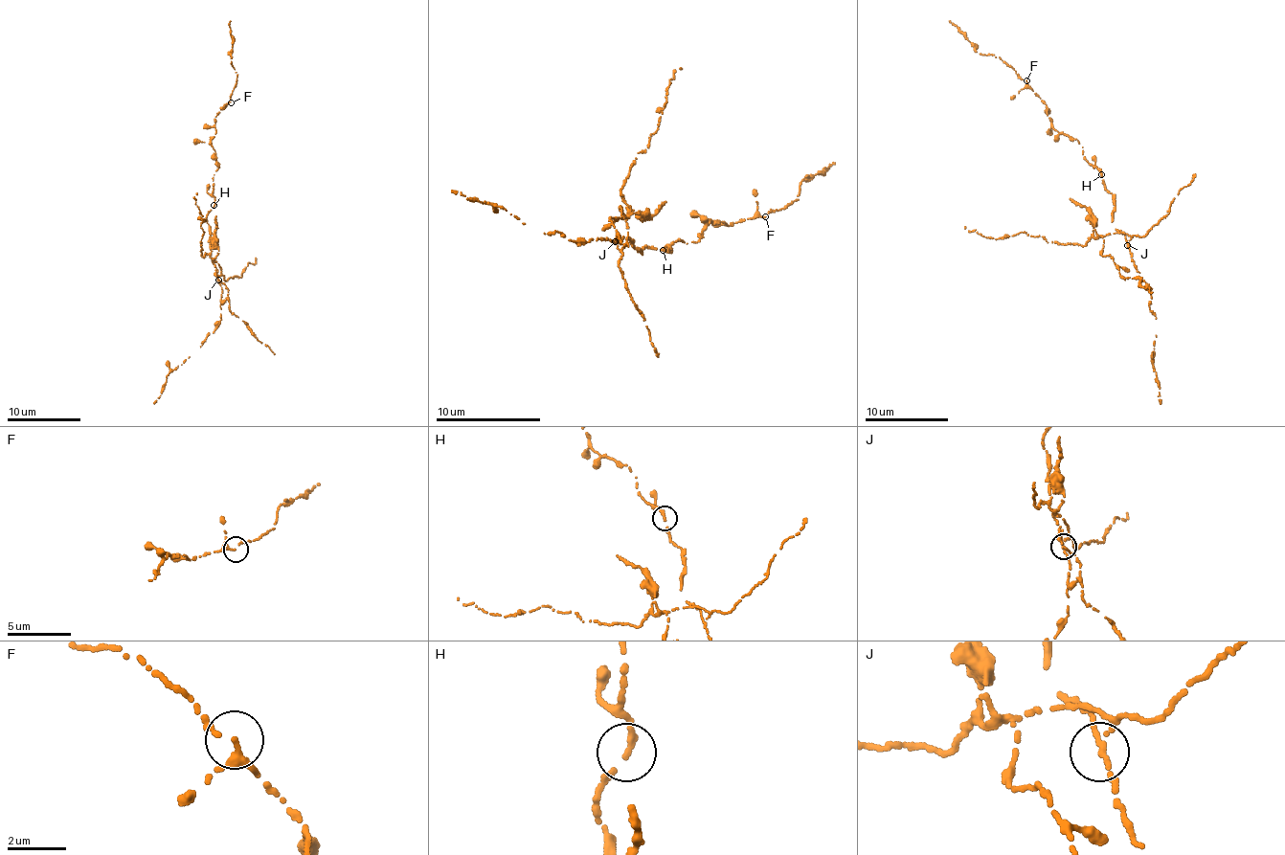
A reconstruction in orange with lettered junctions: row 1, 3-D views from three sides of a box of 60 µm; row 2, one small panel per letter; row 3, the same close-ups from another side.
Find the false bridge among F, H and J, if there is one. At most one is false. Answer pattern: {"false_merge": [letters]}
{"false_merge": ["J"]}

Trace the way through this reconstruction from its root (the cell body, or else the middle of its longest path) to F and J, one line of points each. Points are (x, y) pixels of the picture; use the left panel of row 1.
F: (207, 214), (214, 207), (213, 177), (219, 165), (211, 144), (216, 132), (214, 118), (231, 102)
J: (207, 214), (210, 226), (208, 241), (217, 280)

